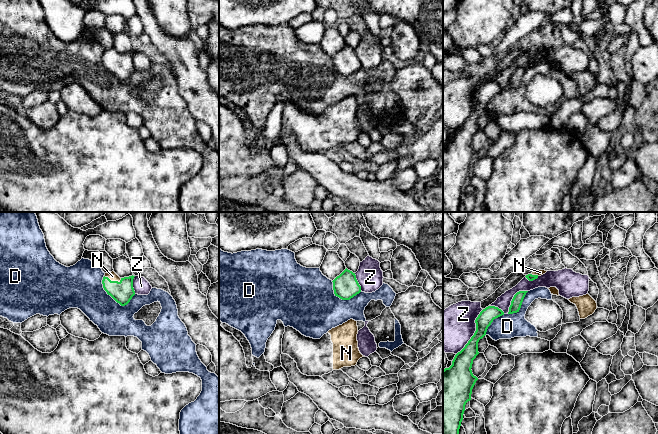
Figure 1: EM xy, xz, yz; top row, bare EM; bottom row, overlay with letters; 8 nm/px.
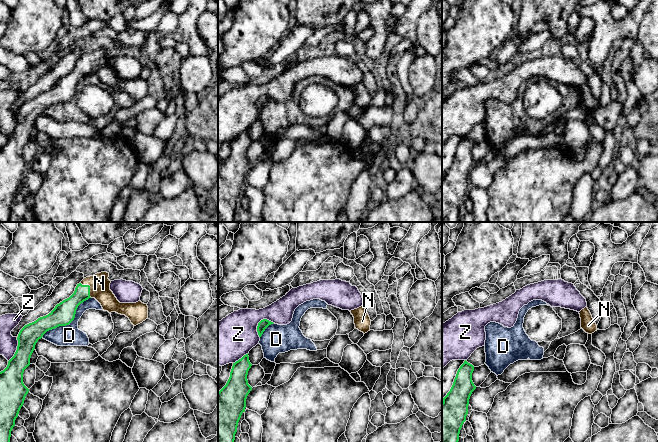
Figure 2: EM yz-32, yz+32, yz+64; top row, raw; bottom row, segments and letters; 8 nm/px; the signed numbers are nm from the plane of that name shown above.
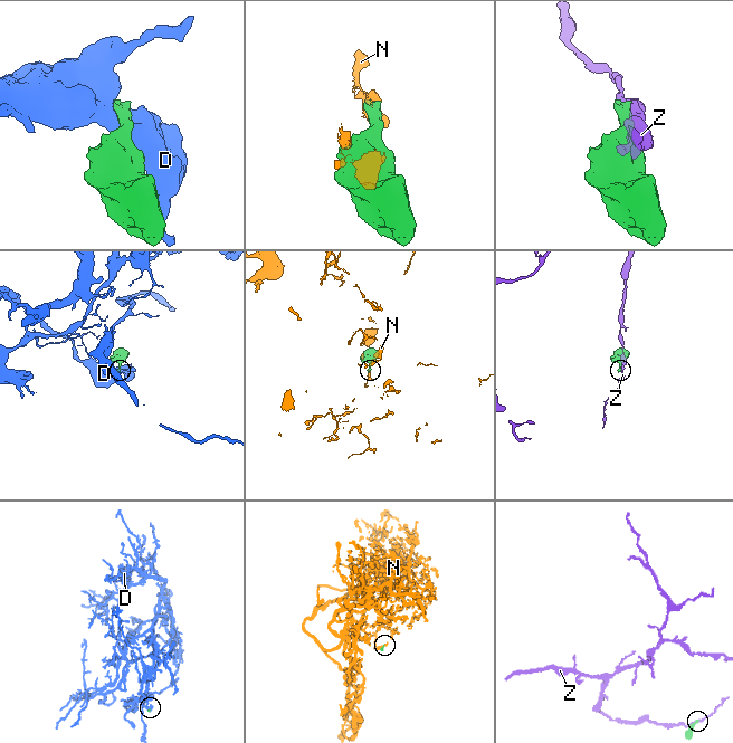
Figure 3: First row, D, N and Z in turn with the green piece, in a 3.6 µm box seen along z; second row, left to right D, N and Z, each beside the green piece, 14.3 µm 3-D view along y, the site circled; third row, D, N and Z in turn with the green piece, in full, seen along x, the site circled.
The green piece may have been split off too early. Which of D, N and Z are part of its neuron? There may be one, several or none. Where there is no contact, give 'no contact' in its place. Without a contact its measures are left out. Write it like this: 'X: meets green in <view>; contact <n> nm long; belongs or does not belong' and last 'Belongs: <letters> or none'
D: meets green in xy; contact 300 nm long; does not belong
N: meets green in xy; contact 150 nm long; belongs
Z: meets green in yz; contact 420 nm long; does not belong
Belongs: N

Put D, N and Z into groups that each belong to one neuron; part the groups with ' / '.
D / N / Z

